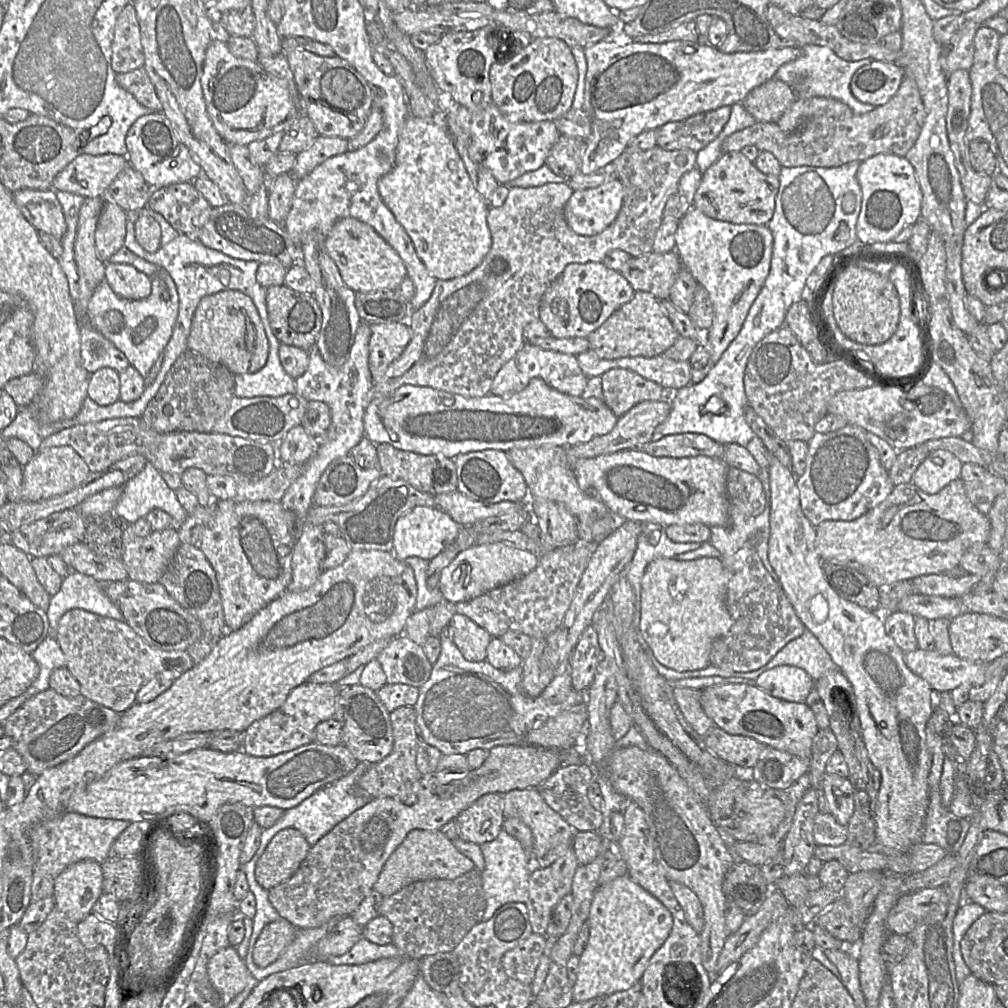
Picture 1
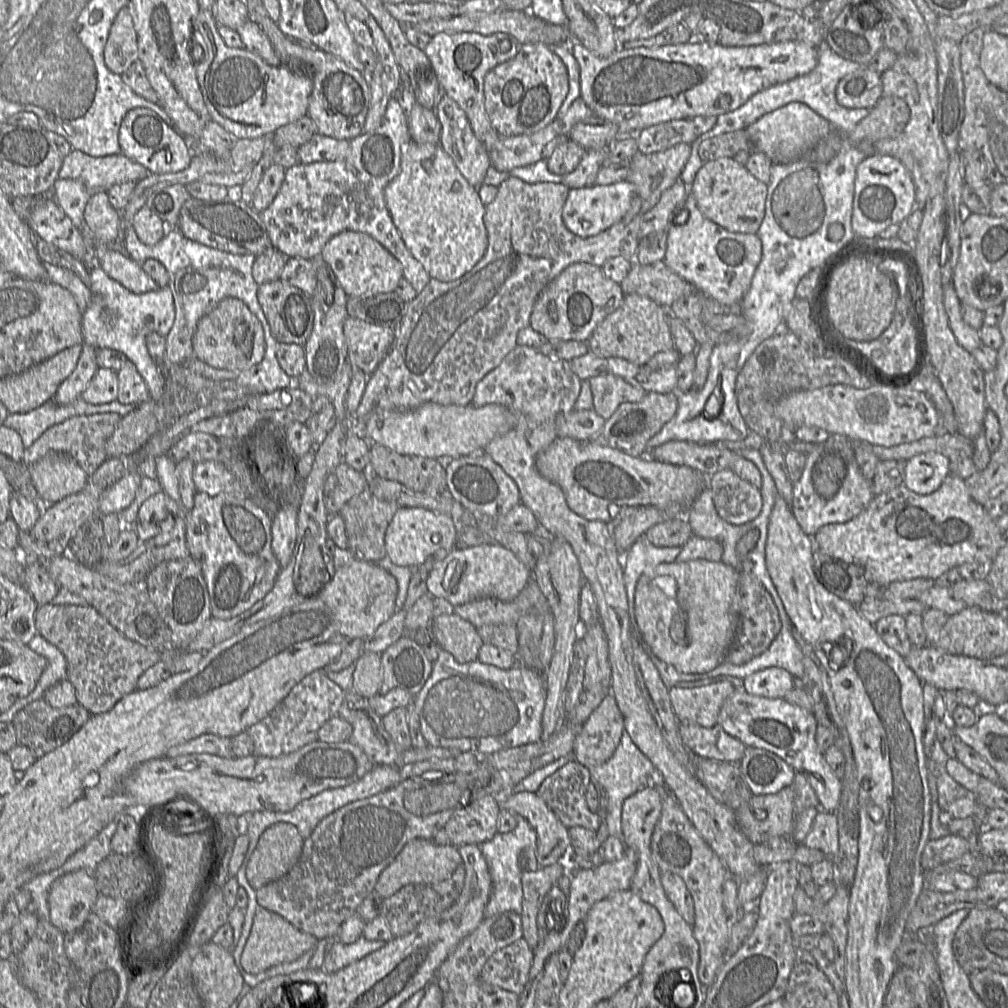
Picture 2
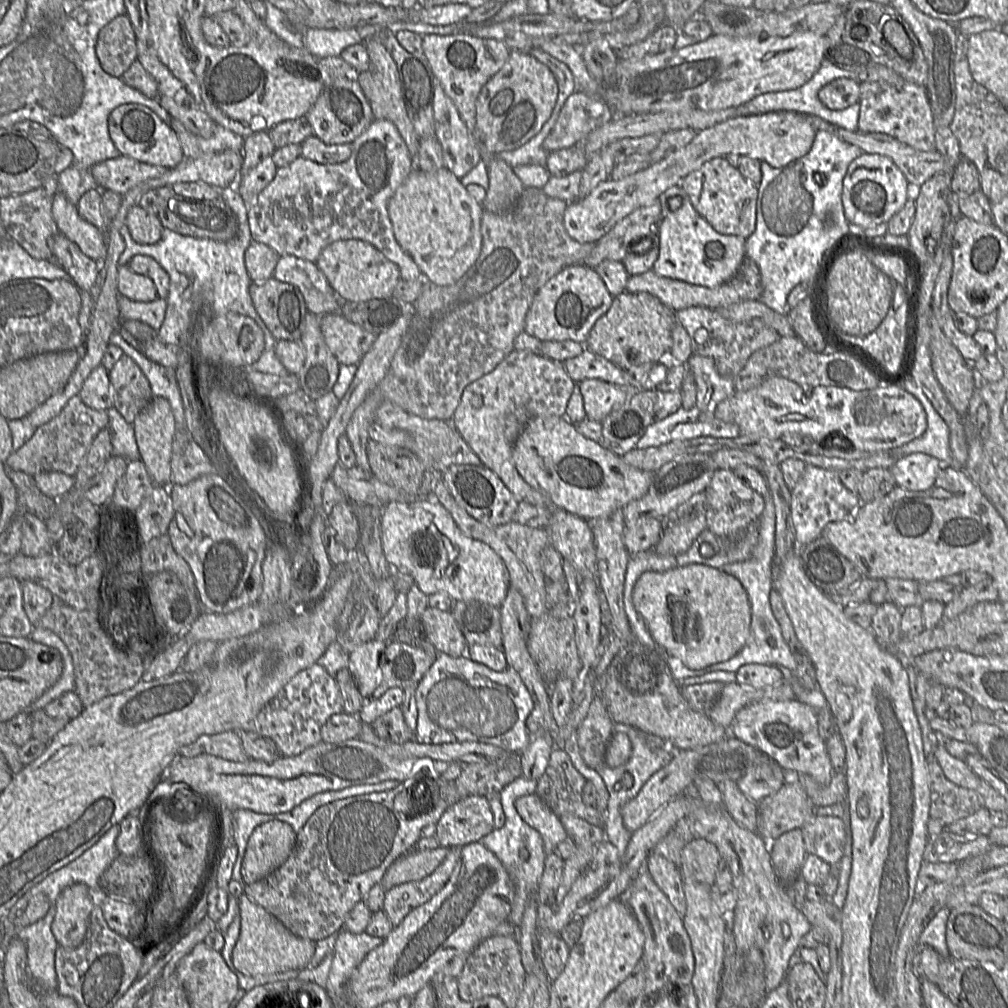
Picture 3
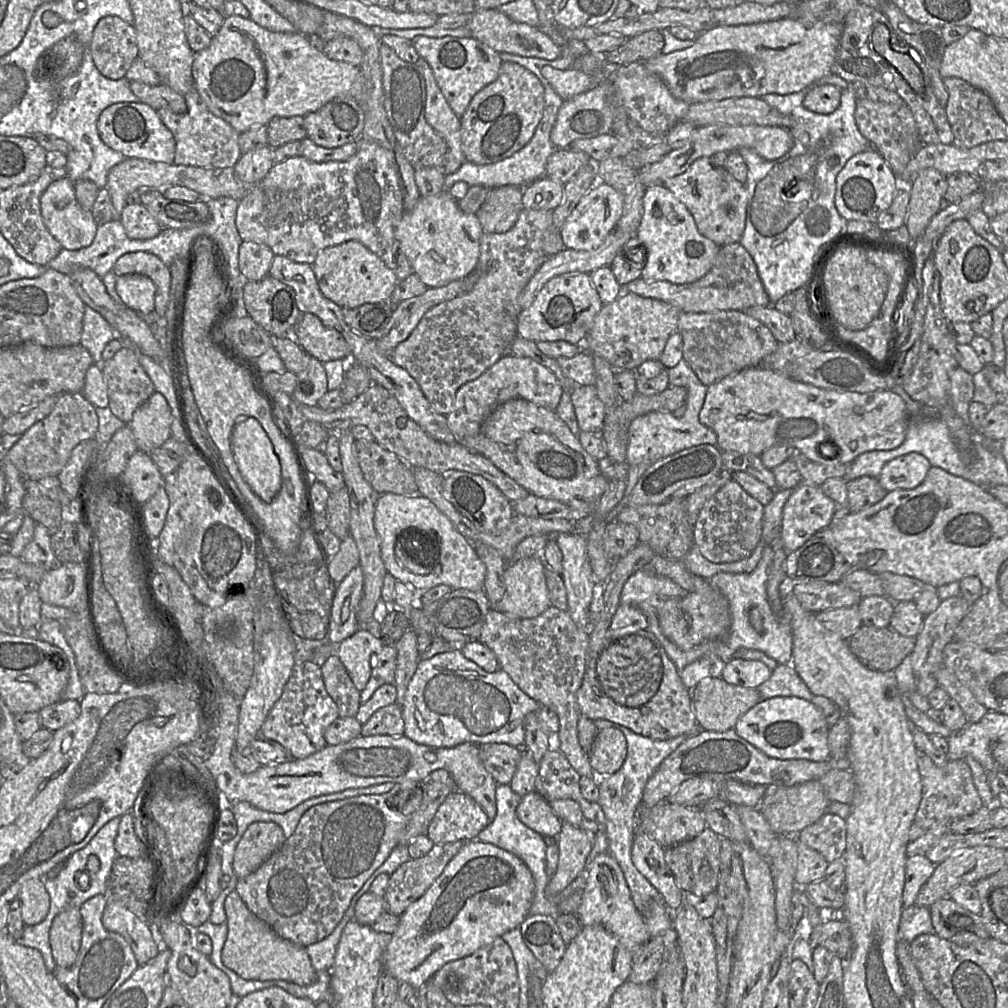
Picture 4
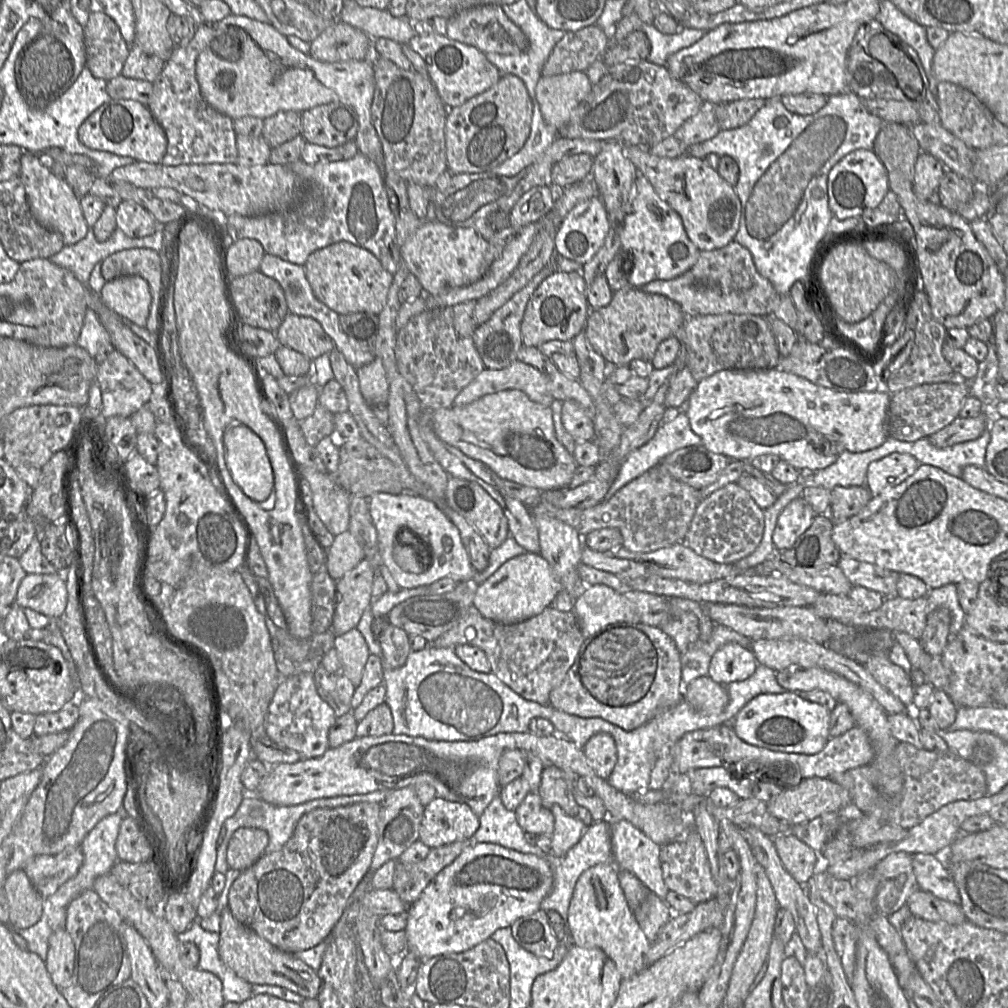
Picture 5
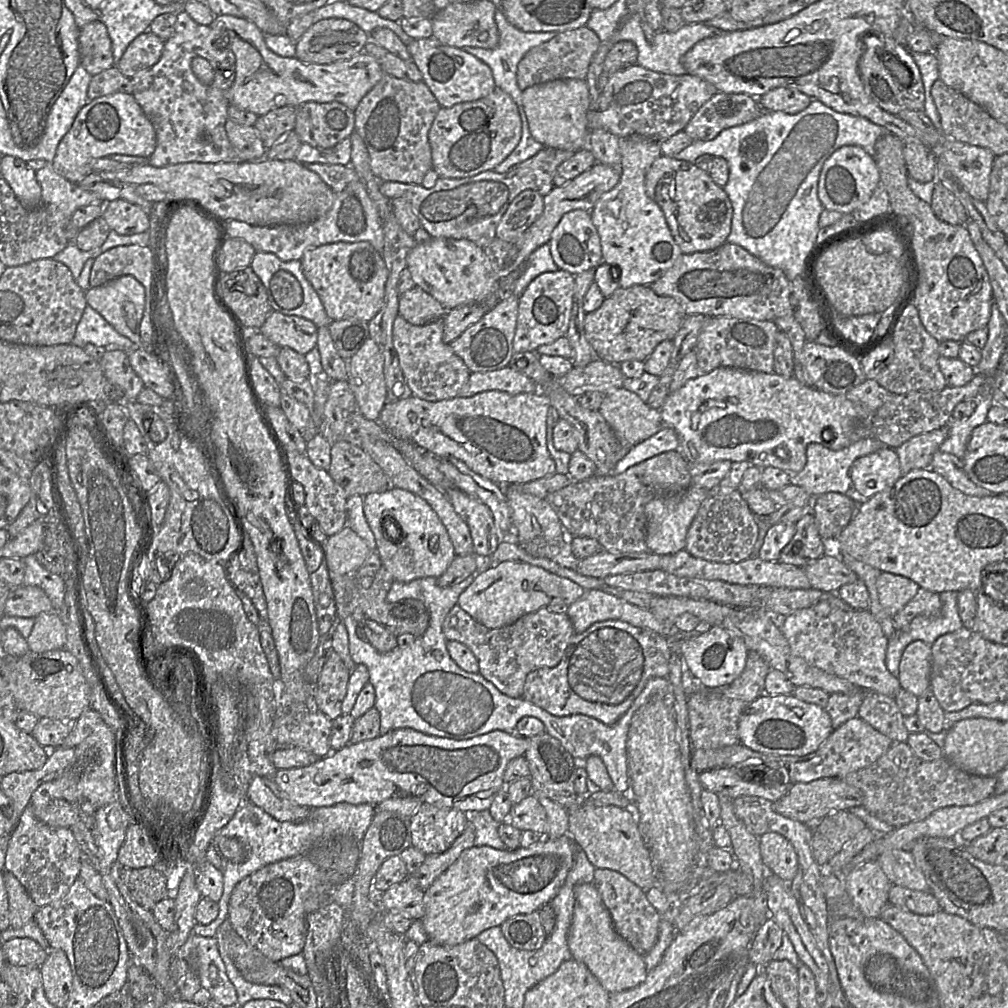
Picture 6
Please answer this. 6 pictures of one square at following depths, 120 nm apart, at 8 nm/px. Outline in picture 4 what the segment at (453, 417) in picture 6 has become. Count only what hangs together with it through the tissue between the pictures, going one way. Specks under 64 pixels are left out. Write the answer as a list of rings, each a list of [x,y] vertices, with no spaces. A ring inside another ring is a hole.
[[[517,398],[499,405],[483,422],[476,437],[476,453],[490,460],[500,471],[512,478],[530,494],[560,502],[570,500],[599,501],[609,487],[609,481],[601,474],[598,460],[581,446],[555,411]]]

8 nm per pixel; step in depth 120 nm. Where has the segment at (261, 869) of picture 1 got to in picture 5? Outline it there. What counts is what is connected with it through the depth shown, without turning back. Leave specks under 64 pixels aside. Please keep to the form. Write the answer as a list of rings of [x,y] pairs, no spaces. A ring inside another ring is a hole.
[[[239,828],[227,847],[227,864],[233,870],[244,871],[263,855],[269,842],[268,833],[259,828]]]

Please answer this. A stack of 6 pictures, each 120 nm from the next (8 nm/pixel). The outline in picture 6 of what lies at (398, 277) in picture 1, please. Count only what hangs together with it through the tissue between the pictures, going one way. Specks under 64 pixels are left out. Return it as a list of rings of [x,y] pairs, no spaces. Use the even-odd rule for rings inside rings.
[[[335,242],[308,249],[301,261],[302,271],[320,297],[329,318],[334,320],[357,319],[370,321],[381,309],[385,297],[388,271],[379,253],[369,242]]]

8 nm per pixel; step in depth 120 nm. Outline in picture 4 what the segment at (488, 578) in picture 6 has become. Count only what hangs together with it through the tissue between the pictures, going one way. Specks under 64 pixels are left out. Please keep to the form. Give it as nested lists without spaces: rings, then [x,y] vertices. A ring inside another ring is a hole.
[[[541,556],[508,563],[502,576],[505,593],[496,610],[518,618],[534,618],[543,613],[551,605],[545,570]]]

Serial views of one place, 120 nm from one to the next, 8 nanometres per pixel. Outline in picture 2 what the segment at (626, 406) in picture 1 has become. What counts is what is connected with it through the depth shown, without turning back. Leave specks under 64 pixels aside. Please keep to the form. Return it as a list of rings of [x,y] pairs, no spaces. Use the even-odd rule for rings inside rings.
[[[601,374],[588,379],[593,410],[605,420],[613,415],[617,408],[626,402],[640,401],[646,392],[631,385],[620,376],[614,374]]]

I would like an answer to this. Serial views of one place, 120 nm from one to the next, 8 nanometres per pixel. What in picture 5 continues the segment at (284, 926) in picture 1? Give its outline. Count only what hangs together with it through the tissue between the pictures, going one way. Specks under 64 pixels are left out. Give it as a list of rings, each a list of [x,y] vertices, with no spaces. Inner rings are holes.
[[[229,907],[224,908],[221,913],[219,933],[219,956],[239,978],[251,984],[281,986],[298,993],[305,999],[317,998],[321,986],[317,971],[293,954],[277,949],[256,932],[241,924]]]

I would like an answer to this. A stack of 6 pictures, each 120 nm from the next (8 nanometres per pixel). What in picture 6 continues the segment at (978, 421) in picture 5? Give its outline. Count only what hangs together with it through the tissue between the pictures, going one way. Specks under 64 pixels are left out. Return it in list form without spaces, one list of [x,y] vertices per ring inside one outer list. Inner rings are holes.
[[[947,426],[915,436],[896,448],[903,476],[911,470],[930,468],[934,454],[948,437]]]

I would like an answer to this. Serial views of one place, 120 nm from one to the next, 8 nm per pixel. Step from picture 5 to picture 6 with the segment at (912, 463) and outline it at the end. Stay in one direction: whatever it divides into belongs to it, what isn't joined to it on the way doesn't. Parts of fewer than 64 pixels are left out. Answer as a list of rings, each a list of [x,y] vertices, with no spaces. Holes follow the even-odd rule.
[[[888,446],[857,458],[850,468],[850,477],[860,499],[869,499],[893,486],[902,476],[896,450]]]

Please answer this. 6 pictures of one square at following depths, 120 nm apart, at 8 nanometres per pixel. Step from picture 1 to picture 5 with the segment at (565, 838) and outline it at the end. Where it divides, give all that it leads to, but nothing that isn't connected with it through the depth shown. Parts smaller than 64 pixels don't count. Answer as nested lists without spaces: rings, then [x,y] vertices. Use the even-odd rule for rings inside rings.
[[[529,791],[515,810],[519,826],[524,832],[551,836],[554,830],[554,816],[545,808],[536,791]]]

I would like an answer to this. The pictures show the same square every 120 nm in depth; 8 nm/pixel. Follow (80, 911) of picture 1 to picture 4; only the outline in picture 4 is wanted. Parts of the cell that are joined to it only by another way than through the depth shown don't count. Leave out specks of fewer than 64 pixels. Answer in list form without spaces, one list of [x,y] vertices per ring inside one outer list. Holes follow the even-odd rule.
[[[79,908],[62,910],[53,919],[49,941],[56,966],[69,967],[75,962],[81,945],[82,928]]]

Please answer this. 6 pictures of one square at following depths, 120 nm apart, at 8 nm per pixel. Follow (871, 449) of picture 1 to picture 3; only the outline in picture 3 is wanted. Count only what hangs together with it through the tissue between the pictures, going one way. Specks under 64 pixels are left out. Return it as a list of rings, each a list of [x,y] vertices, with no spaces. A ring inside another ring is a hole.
[[[806,465],[803,475],[791,490],[790,511],[797,546],[803,547],[814,541],[821,536],[828,523],[847,518],[860,505],[858,494],[852,493],[842,484],[837,471]]]

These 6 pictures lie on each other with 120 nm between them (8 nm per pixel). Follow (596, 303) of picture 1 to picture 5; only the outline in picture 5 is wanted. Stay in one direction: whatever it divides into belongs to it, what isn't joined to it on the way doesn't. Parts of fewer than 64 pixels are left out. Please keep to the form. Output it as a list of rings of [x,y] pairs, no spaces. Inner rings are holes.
[[[554,271],[545,278],[531,295],[521,322],[524,346],[539,346],[551,340],[570,340],[585,329],[590,313],[587,285],[580,271]]]

